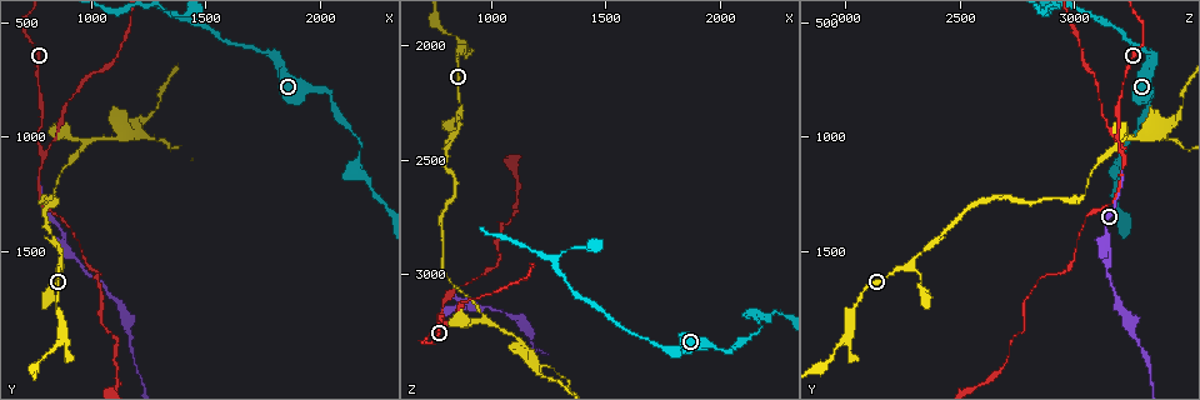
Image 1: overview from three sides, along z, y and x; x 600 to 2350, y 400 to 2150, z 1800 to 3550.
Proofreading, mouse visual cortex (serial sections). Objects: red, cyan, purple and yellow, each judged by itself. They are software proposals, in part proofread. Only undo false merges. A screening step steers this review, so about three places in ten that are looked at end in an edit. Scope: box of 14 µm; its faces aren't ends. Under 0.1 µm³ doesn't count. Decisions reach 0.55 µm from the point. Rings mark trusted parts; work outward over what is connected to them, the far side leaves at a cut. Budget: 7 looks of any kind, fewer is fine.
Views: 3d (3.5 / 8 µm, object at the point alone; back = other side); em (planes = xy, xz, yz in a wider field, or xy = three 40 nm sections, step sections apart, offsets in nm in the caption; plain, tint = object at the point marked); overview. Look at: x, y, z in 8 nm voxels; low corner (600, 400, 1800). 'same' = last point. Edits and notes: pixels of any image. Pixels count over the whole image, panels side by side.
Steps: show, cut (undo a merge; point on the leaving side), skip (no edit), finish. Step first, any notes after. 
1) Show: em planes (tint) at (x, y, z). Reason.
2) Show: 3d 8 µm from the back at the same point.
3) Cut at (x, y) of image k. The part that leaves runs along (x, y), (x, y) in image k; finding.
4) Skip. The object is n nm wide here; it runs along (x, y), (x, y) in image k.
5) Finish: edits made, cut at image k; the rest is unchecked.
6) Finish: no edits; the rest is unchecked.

Show: 3d 8 µm at (2050, 820, 3330). Abrupt turn.

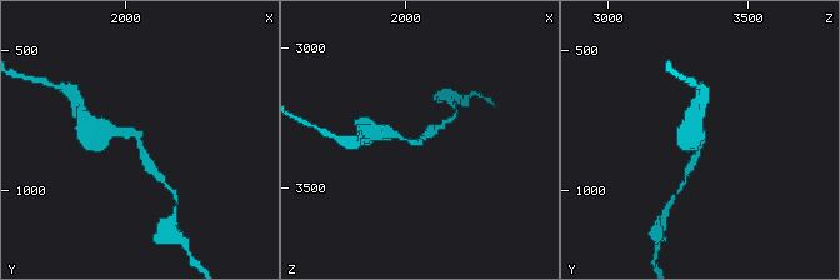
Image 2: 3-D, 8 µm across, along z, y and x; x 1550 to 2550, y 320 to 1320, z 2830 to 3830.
Show: 3d 3.5 µm from the back at (2050, 810, 3330). Closer look.

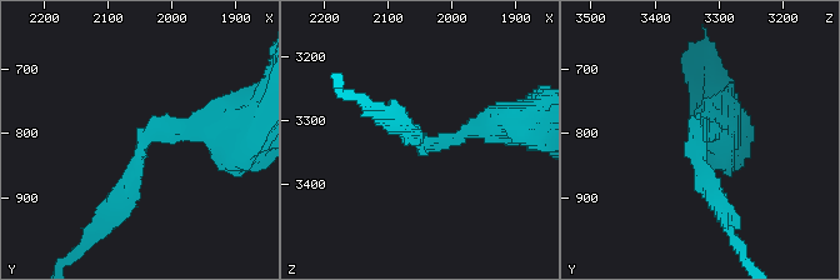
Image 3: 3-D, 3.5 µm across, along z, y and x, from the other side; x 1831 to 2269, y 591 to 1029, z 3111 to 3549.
Show: em xy step 1 (tint) at (2045, 825, 3335).

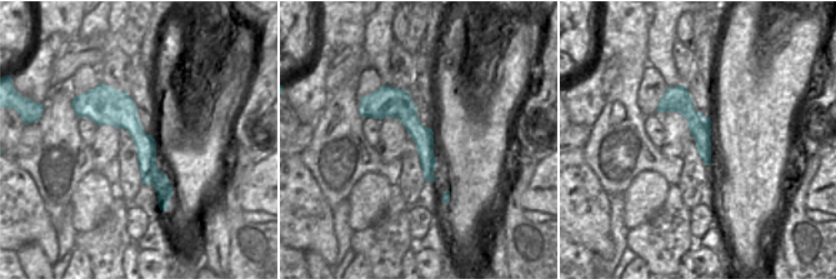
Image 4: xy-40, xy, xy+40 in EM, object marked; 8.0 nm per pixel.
Skip. The arms are 200, 250 nm wide; it runs along (221, 129), (159, 129), (109, 216) in image 3; all the same cell.

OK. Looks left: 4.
Show: 3d 3.5 µm from the back at (790, 1080, 3220).

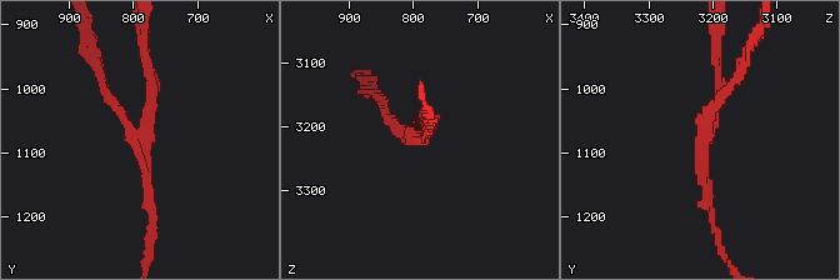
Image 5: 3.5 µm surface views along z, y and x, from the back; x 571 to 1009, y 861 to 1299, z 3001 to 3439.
Show: em xy step 2 (tint) at (800, 1070, 3215). 3 arms meet here; the arms are 100, 150, 150 nm wide.

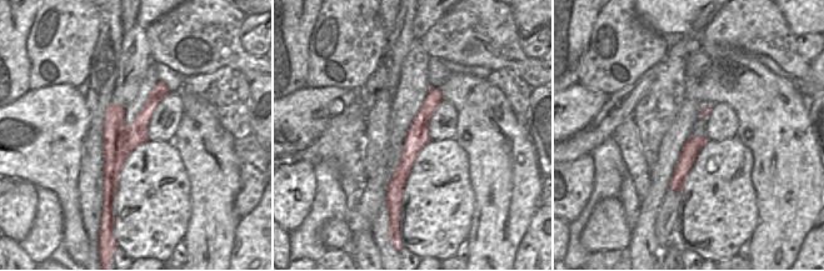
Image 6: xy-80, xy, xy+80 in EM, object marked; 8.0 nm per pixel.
Cut at (386, 114) of image 5. A border runs along (400, 157), (398, 172), (404, 184) in image 6; a second cell is stuck on.

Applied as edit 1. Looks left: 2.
Finish: edits made, cut at image 5; the rest is unchecked.

